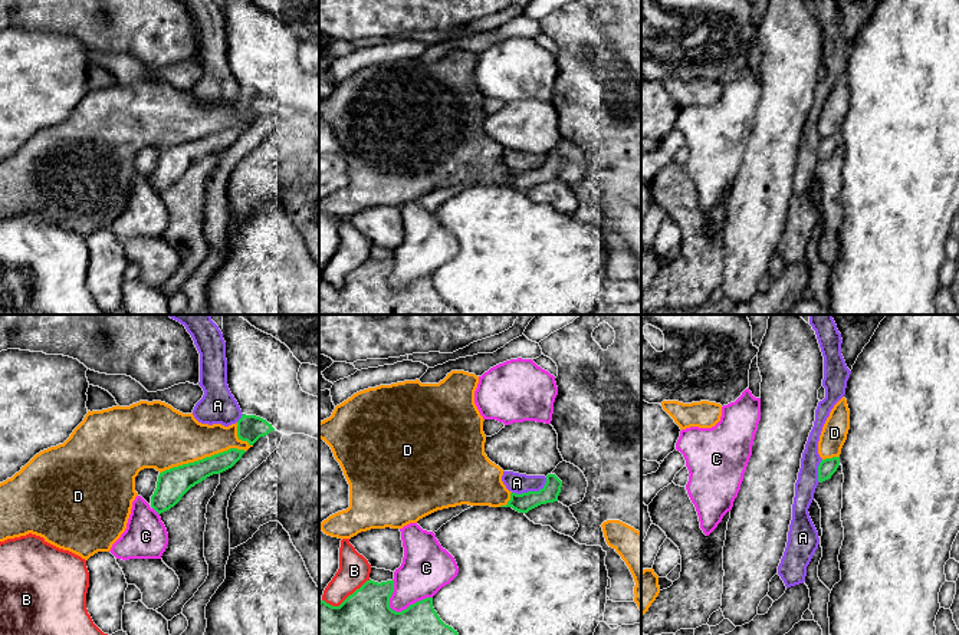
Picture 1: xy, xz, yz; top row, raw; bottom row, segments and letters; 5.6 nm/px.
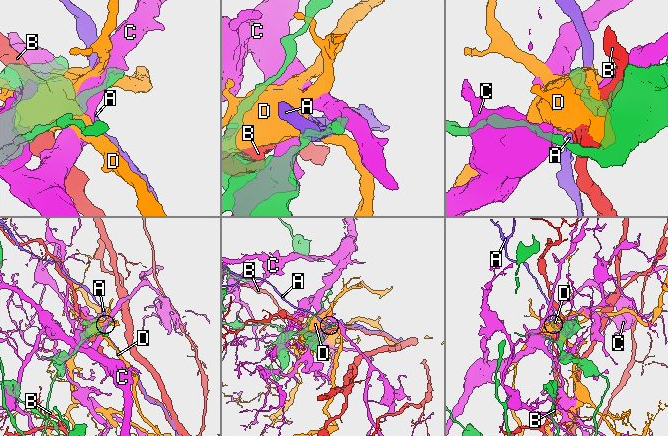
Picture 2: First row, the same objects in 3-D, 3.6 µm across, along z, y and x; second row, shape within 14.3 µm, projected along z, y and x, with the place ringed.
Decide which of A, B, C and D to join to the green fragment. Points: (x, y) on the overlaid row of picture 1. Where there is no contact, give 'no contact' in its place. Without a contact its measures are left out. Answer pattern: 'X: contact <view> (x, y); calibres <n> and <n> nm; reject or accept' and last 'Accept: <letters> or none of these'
A: contact xz (531, 492); calibres 110 and 110 nm; reject
B: contact xz (347, 598); calibres 260 and 180 nm; reject
C: contact xz (410, 605); calibres 260 and 280 nm; reject
D: contact xy (203, 459); calibres 170 and 340 nm; reject
Accept: none of these

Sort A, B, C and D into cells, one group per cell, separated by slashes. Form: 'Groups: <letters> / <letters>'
Groups: A / B / C / D

